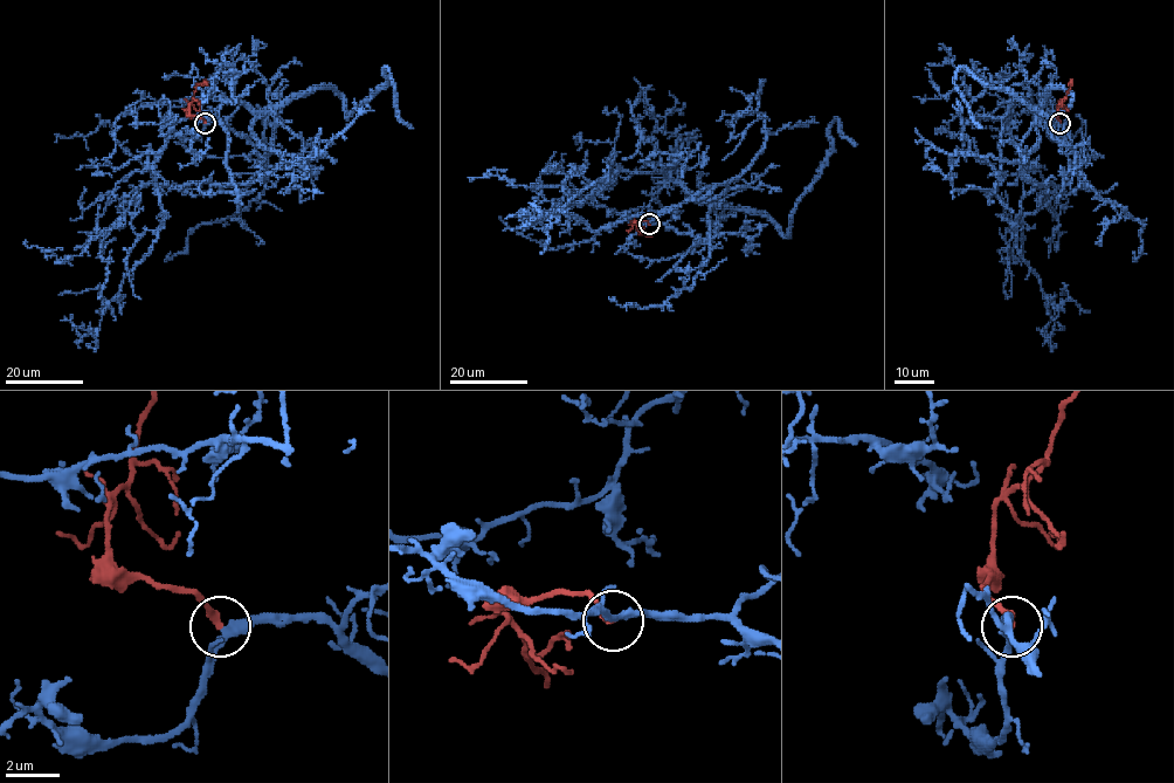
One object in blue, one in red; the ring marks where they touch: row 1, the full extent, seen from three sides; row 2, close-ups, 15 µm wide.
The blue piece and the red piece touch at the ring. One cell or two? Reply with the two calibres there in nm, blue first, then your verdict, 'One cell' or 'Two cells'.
Thickness 240 nm (blue) against 240 nm. One cell

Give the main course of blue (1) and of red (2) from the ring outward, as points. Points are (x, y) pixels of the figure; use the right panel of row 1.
1: (1059, 123), (1076, 163), (1040, 115), (1022, 176), (1067, 184), (1022, 217), (1017, 261), (1016, 240)
2: (1059, 123), (1056, 118), (1058, 105), (1064, 98), (1070, 83), (1068, 84)

